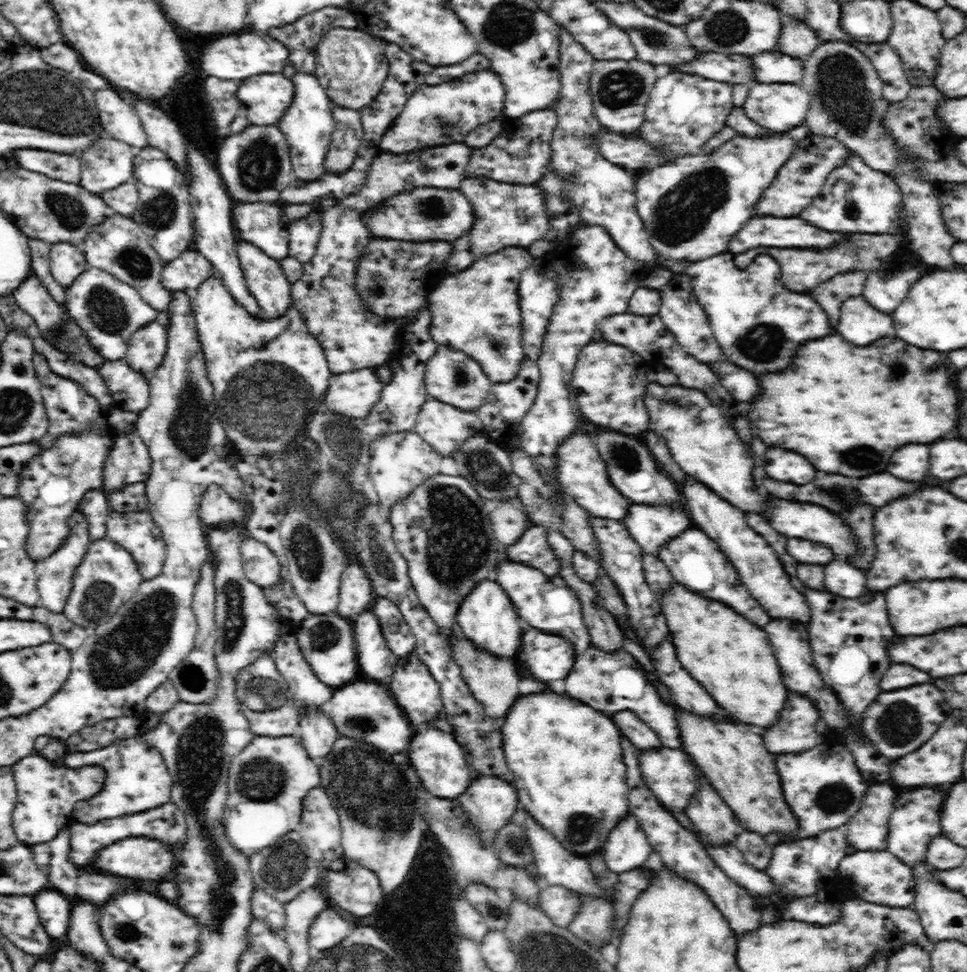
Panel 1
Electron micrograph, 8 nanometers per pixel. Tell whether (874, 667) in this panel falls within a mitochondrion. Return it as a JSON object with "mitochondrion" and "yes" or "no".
{"mitochondrion":"no"}

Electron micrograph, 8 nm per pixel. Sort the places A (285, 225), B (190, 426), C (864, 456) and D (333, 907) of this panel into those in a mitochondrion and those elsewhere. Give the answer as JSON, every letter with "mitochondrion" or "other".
{"A":"other","B":"mitochondrion","C":"mitochondrion","D":"other"}

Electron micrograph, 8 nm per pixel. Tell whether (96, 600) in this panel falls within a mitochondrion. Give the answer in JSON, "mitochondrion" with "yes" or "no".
{"mitochondrion":"yes"}

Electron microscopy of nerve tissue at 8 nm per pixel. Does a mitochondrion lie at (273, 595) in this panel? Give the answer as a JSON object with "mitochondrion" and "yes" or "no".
{"mitochondrion":"no"}

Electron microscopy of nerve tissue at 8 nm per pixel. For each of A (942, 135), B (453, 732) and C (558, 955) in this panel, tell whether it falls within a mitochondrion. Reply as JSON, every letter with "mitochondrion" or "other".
{"A":"other","B":"other","C":"mitochondrion"}

